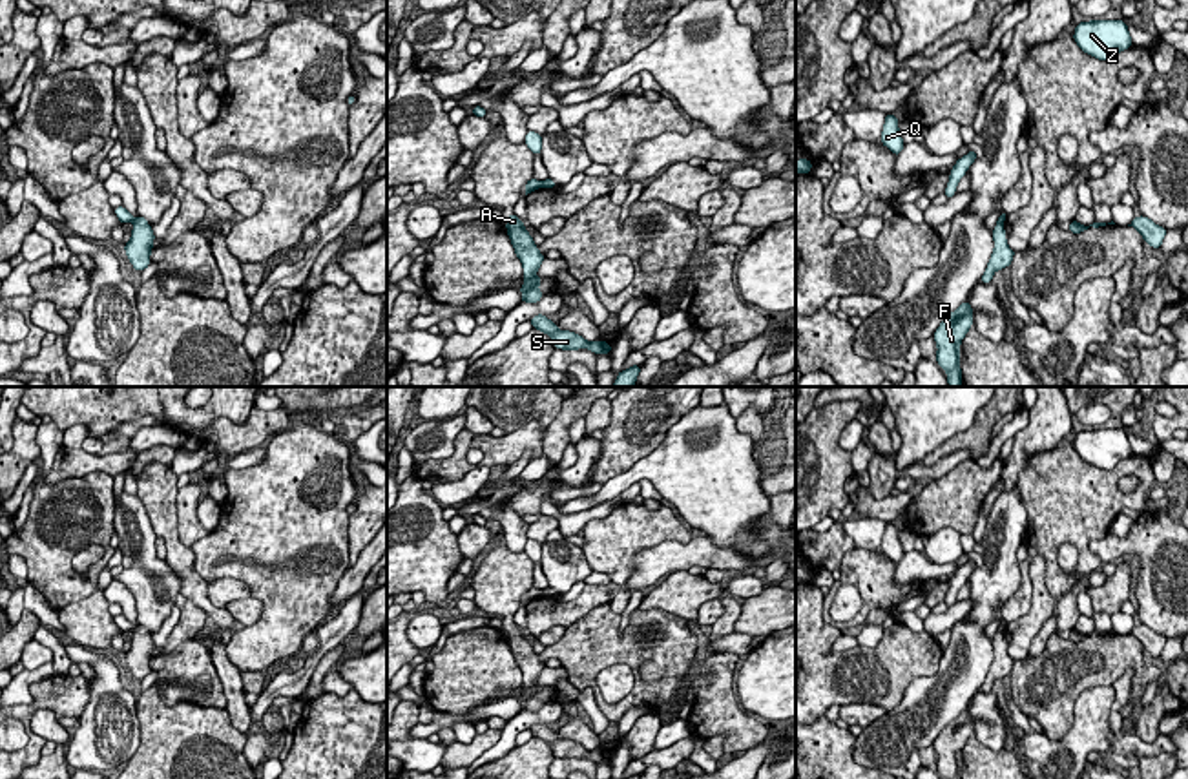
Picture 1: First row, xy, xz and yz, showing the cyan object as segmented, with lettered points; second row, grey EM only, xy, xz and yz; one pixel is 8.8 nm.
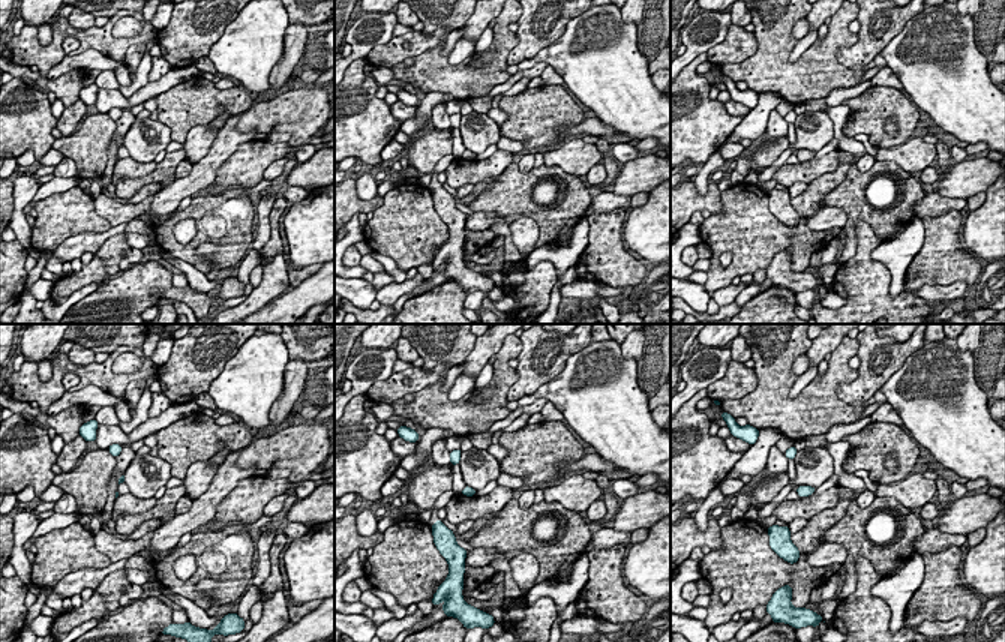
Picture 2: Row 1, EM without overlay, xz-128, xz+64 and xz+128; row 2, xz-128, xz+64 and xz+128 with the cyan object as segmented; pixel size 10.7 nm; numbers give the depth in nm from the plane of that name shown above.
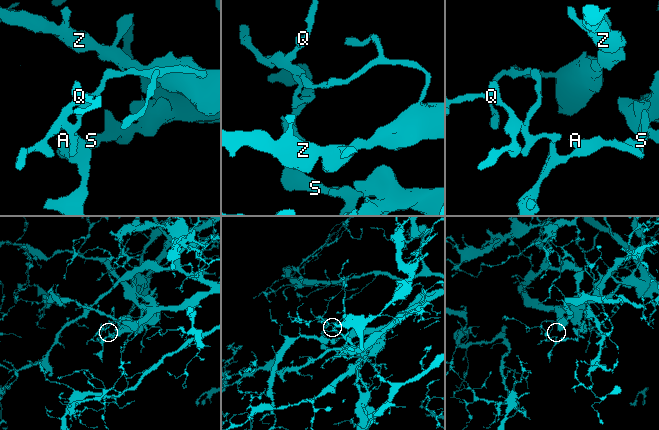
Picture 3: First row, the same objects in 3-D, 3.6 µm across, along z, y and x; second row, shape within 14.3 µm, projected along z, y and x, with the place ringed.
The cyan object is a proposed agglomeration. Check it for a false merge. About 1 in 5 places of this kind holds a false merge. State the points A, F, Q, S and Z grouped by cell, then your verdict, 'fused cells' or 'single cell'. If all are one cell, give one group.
groups A F S / Q Z; fused cells

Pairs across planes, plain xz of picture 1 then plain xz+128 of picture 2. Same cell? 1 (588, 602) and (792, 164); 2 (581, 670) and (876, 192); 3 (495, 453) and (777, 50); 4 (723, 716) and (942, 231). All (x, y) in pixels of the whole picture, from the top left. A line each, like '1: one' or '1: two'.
1: one
2: one
3: two
4: one

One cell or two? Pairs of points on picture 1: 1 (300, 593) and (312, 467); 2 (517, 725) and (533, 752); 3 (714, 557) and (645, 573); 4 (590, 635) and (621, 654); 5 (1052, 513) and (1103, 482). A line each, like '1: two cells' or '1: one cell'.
1: one cell
2: two cells
3: one cell
4: one cell
5: one cell

